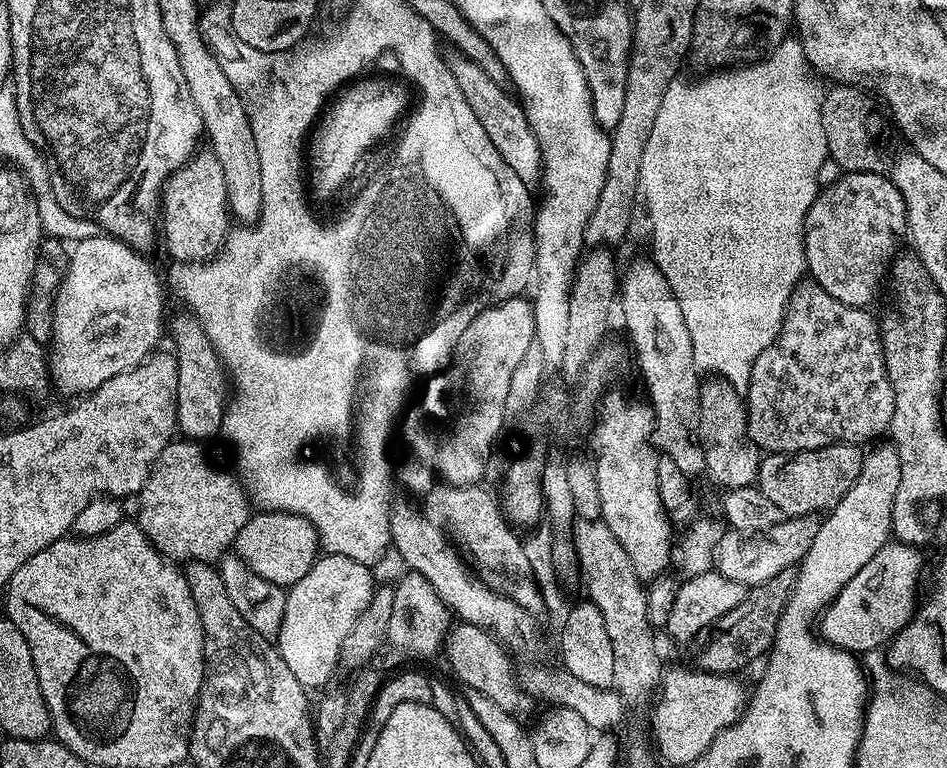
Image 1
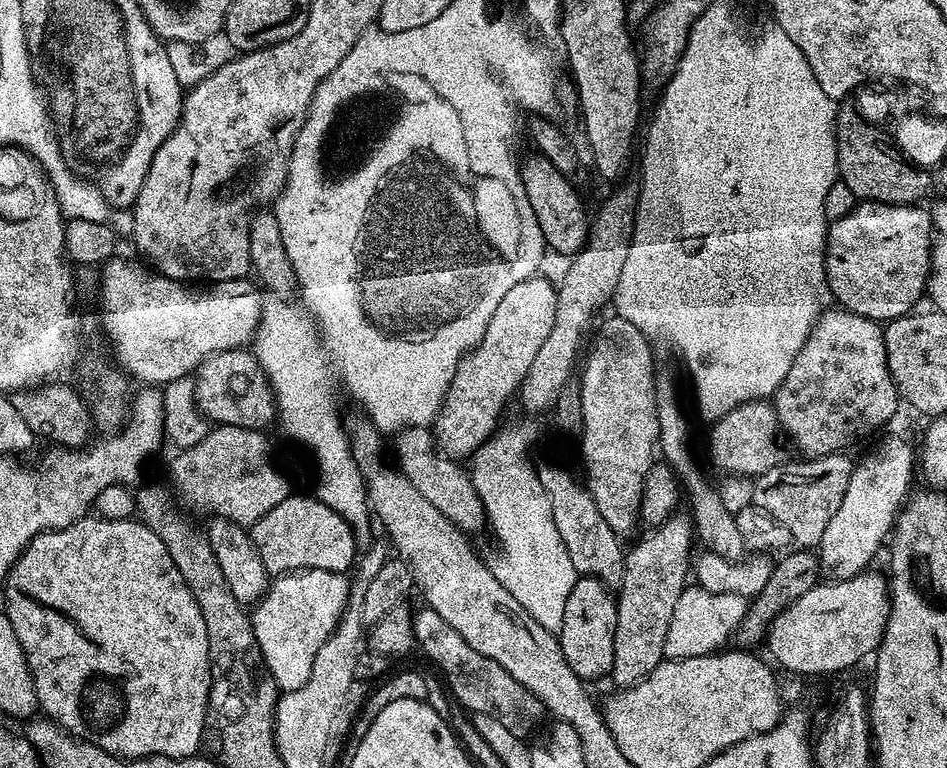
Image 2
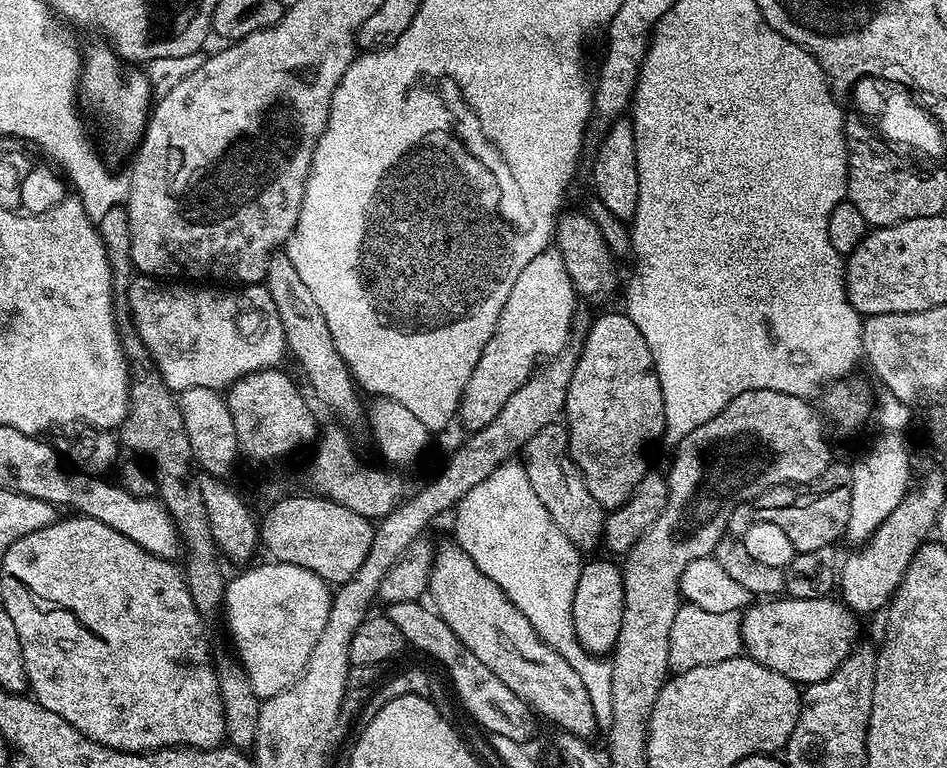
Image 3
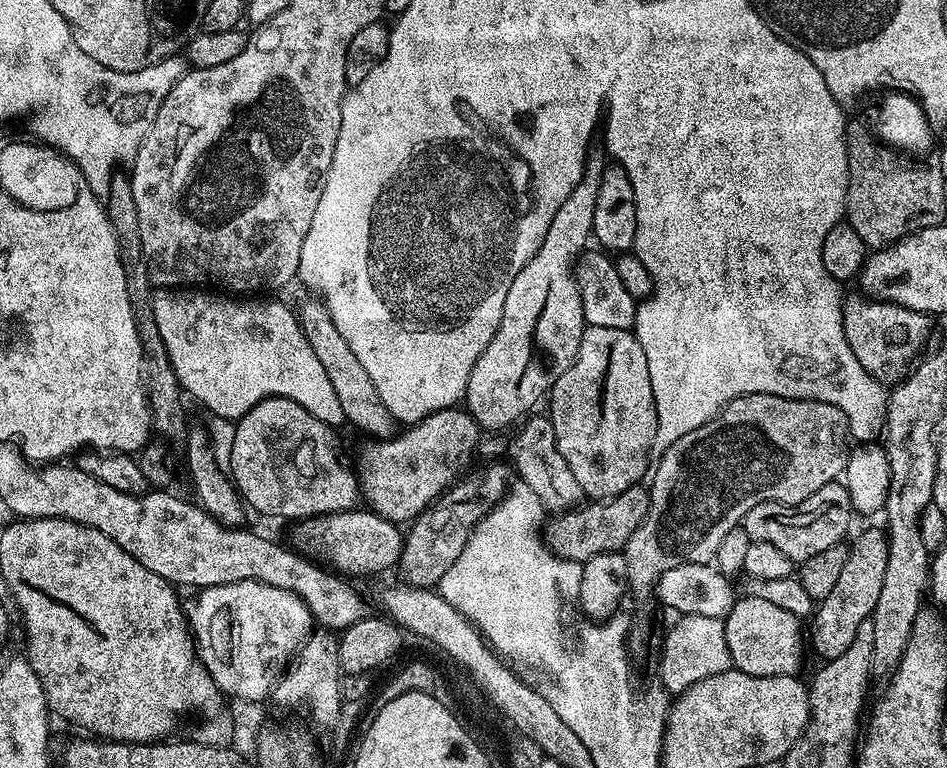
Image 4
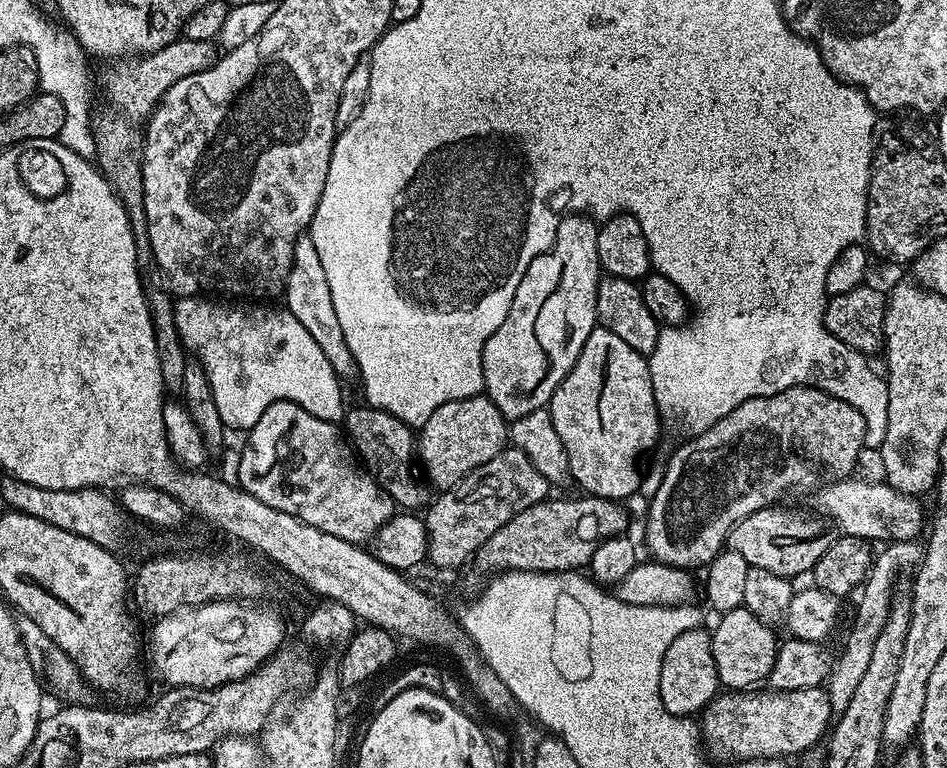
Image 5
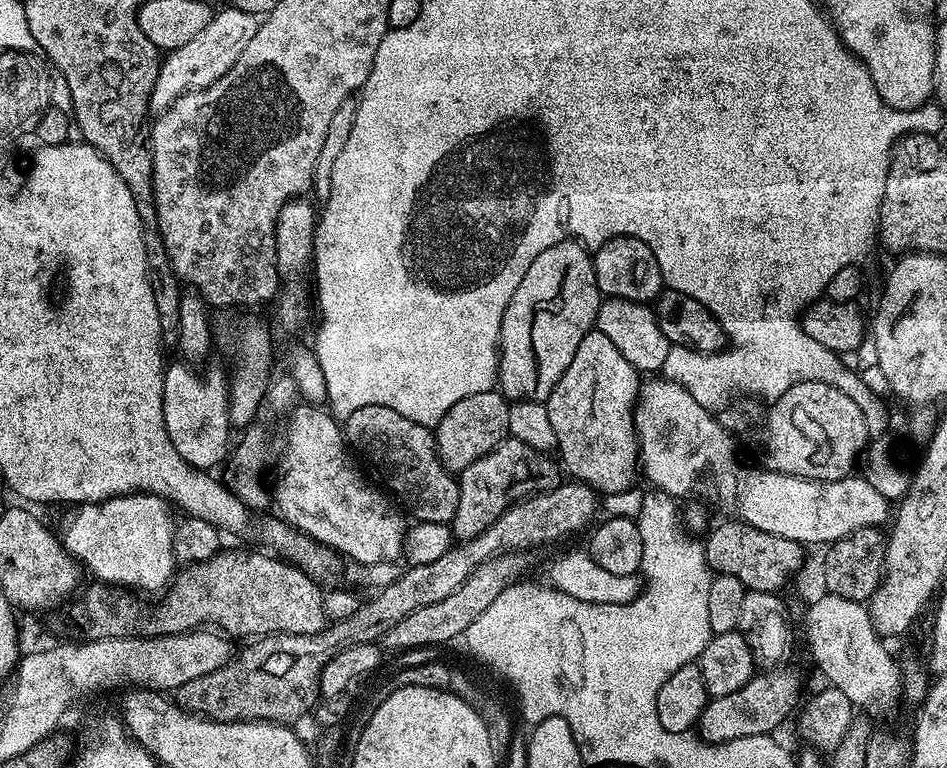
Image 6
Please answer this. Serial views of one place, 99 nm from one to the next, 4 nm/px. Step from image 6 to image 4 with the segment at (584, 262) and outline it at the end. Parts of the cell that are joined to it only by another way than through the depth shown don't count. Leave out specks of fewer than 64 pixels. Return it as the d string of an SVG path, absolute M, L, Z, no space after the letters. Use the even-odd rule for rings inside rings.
M589 151L588 162L584 165L583 180L578 182L578 186L574 186L574 190L570 190L570 198L566 198L566 202L558 206L558 214L554 214L550 230L546 230L546 238L534 254L534 258L530 258L526 266L522 266L518 278L510 282L510 294L506 294L506 306L502 310L498 330L486 346L486 350L482 350L478 362L474 362L474 370L470 370L466 410L483 429L511 429L517 422L523 421L535 409L532 407L543 396L545 399L551 393L554 382L558 382L558 378L562 378L562 374L566 374L568 367L576 361L578 346L582 342L586 325L582 314L580 287L576 284L574 275L574 258L579 257L582 250L589 247L592 236L594 206L598 206L600 175L606 167L605 153L600 152Z

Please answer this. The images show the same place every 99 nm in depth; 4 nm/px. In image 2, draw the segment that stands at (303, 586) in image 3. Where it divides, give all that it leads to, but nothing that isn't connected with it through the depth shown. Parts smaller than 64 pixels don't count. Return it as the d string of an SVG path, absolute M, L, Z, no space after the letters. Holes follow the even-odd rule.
M309 568L303 572L290 572L275 577L269 583L264 597L256 601L250 612L254 638L260 647L264 666L281 693L293 692L306 686L306 678L310 678L310 670L314 666L314 654L318 654L318 650L326 642L326 638L330 638L342 618L344 607L348 604L349 587L349 577L343 572Z

